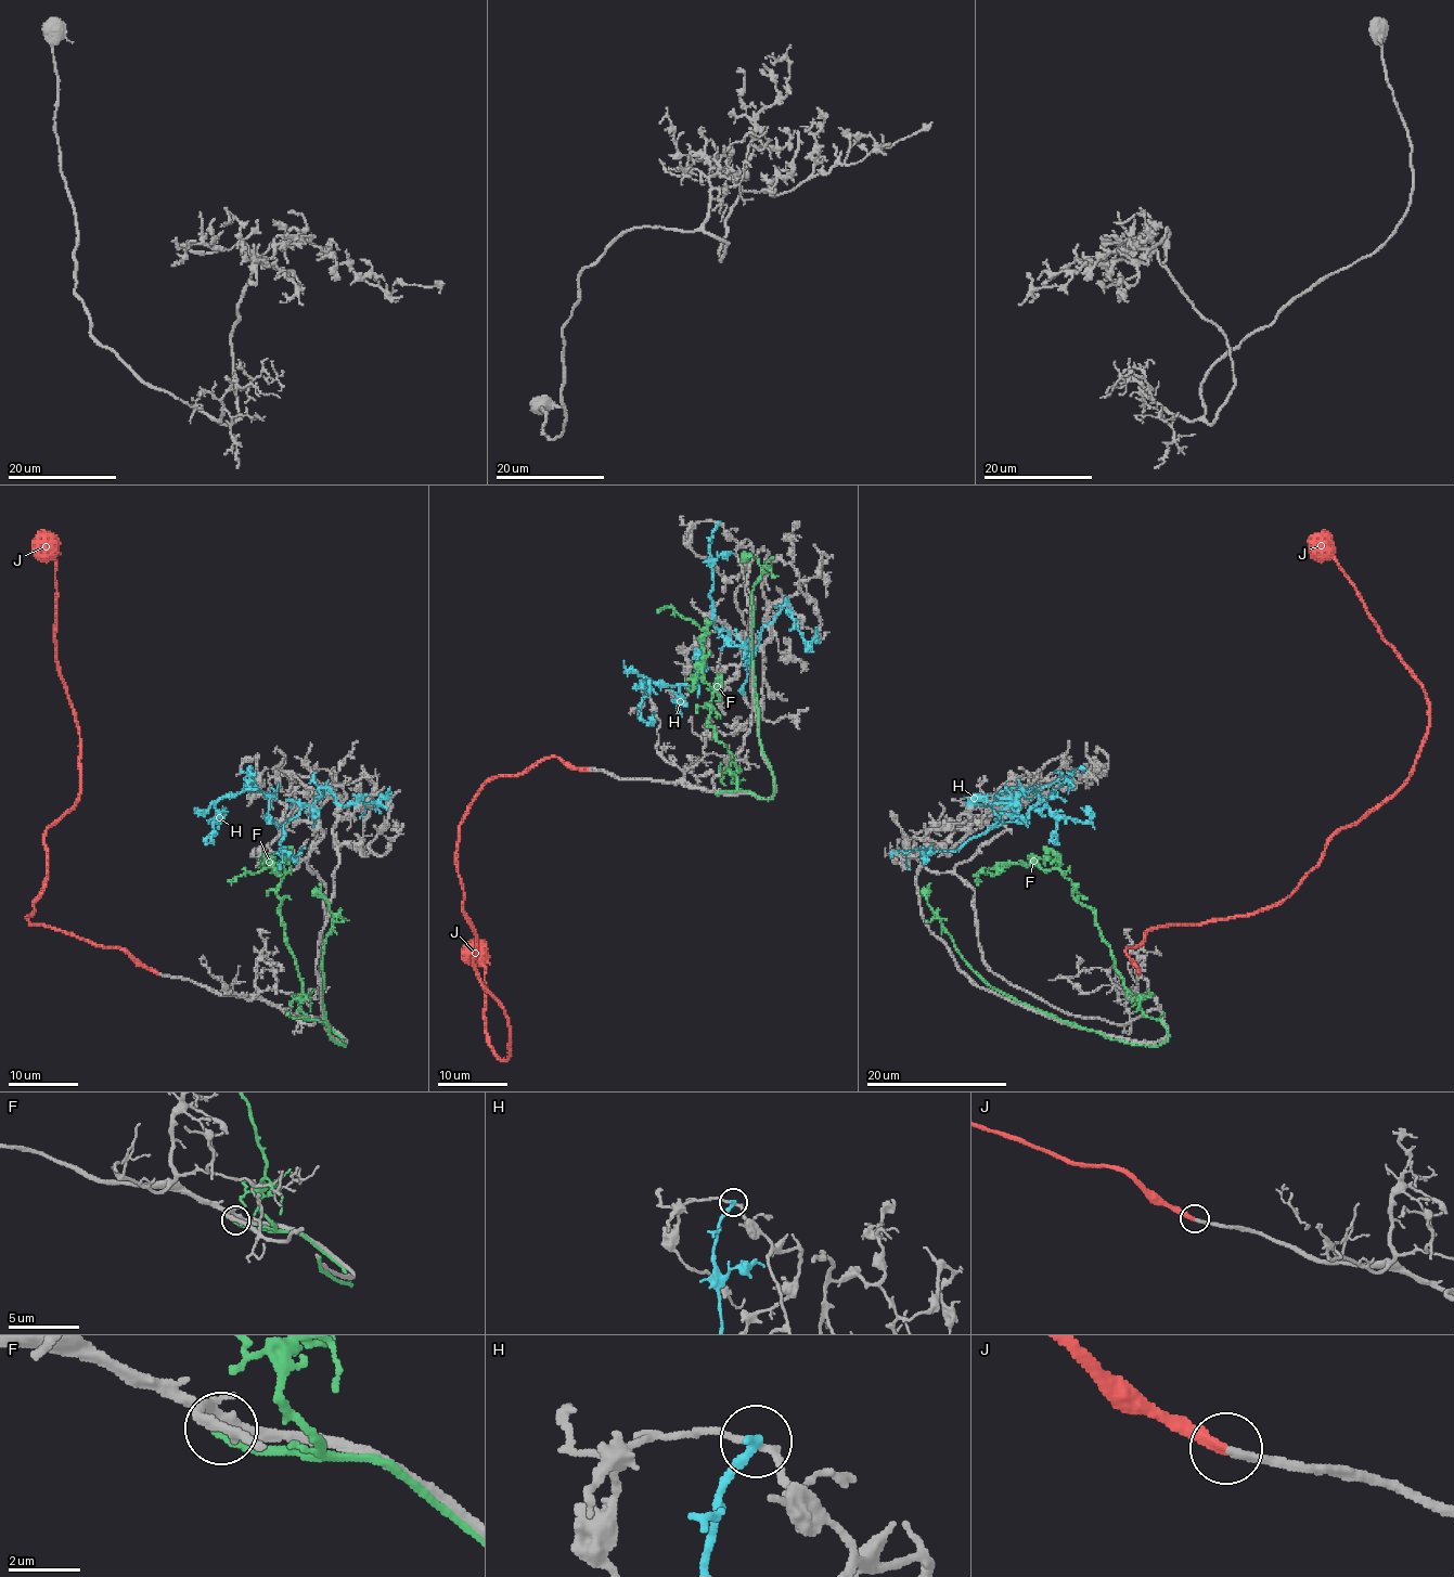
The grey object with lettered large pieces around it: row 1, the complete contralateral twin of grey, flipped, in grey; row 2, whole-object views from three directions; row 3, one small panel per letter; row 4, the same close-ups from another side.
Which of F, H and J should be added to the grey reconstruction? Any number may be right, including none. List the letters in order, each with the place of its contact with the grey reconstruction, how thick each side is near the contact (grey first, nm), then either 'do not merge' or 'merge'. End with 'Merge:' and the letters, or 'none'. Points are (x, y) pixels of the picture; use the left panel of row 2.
F: contact (287, 1013); calibres 280 and 320 nm; do not merge
H: contact (290, 853); calibres 200 and 280 nm; do not merge
J: contact (158, 973); calibres 240 and 340 nm; merge
Merge: J

